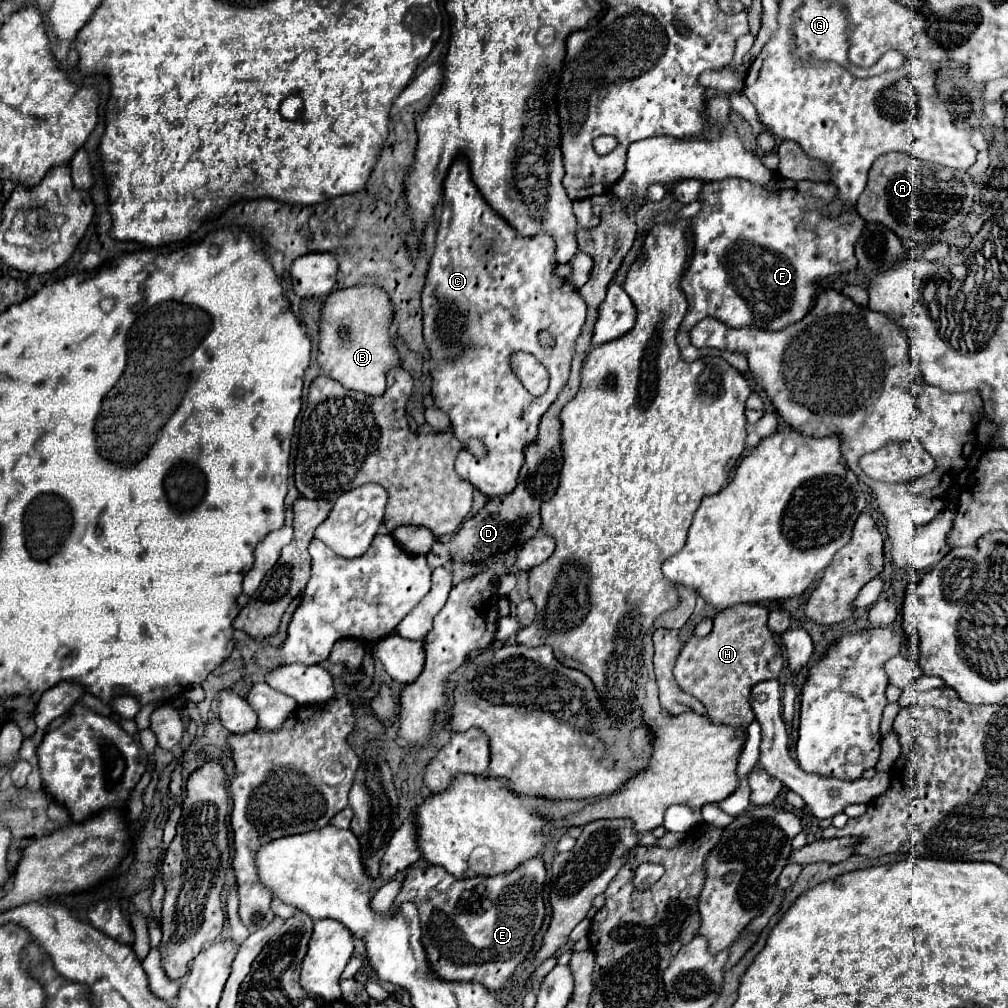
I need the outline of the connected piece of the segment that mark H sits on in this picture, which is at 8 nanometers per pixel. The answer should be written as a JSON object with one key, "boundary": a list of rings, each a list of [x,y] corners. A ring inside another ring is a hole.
{"boundary":[[[741,603],[715,615],[713,631],[707,637],[691,637],[681,649],[675,663],[675,679],[681,687],[697,697],[715,725],[747,727],[755,715],[749,705],[751,687],[763,679],[778,679],[783,668],[781,645],[767,629],[767,607]]]}

